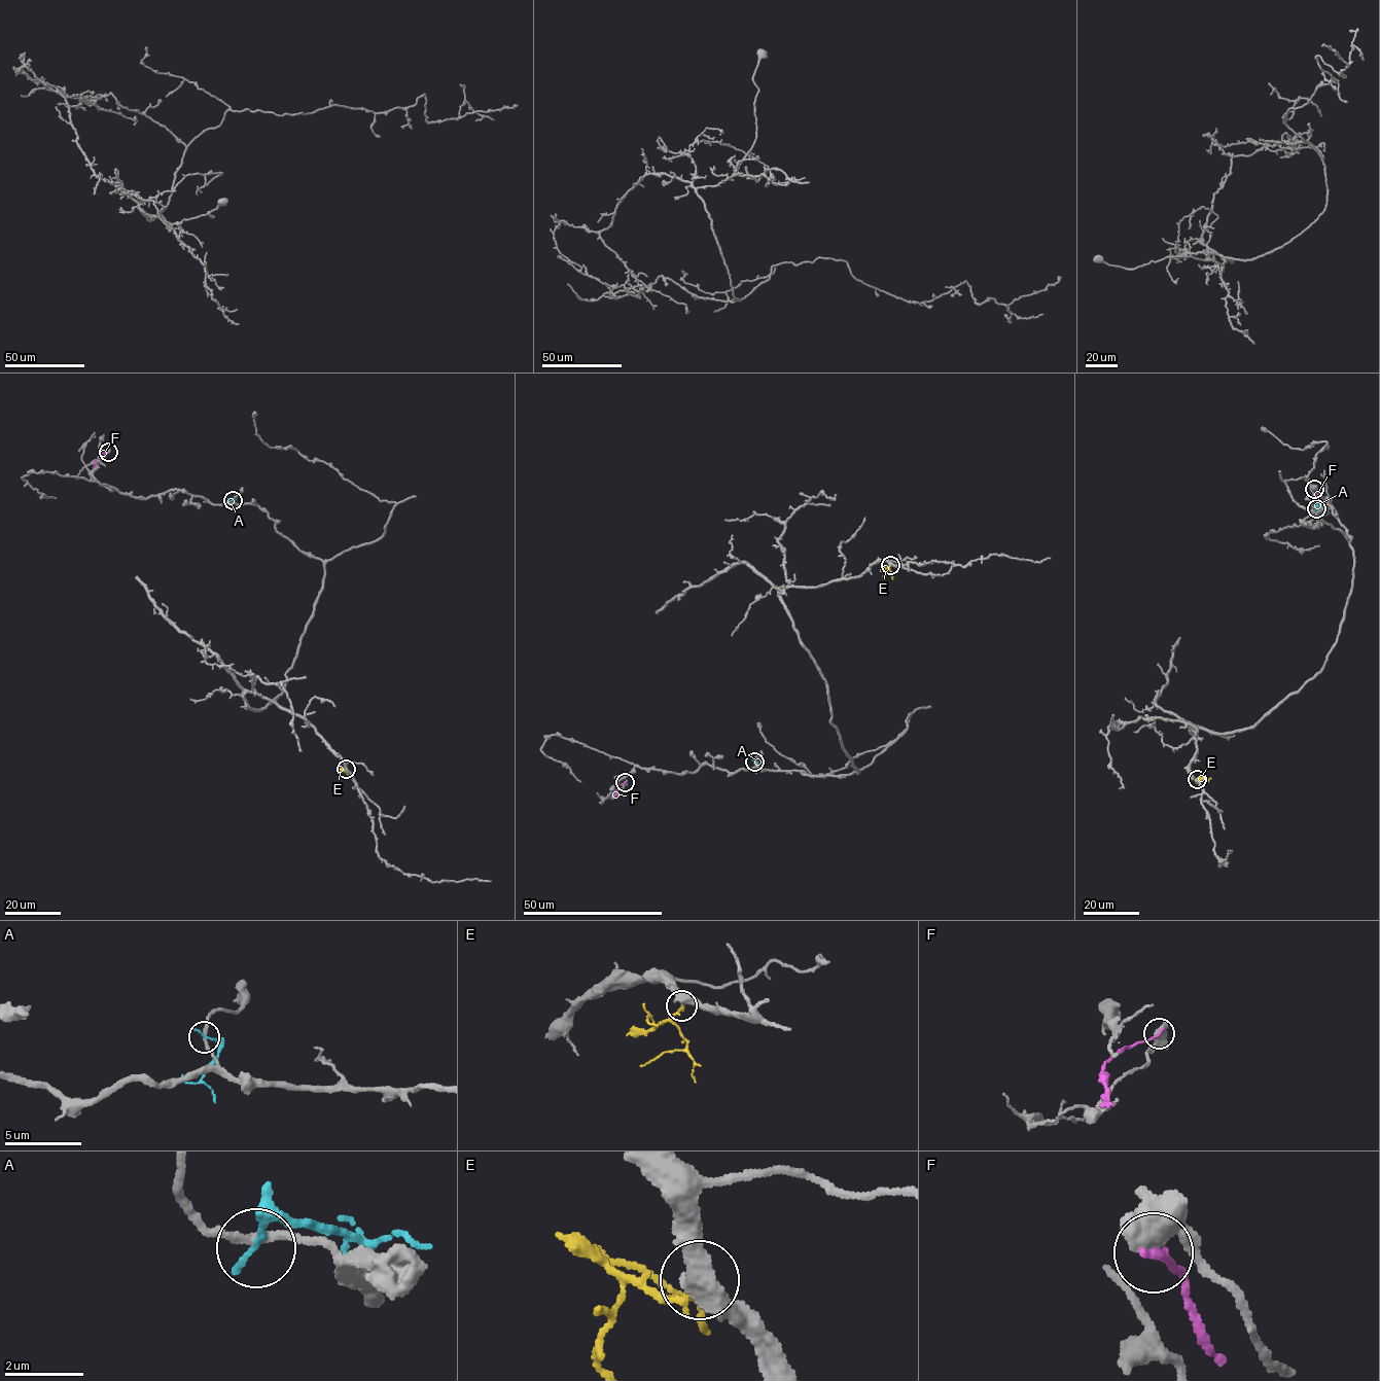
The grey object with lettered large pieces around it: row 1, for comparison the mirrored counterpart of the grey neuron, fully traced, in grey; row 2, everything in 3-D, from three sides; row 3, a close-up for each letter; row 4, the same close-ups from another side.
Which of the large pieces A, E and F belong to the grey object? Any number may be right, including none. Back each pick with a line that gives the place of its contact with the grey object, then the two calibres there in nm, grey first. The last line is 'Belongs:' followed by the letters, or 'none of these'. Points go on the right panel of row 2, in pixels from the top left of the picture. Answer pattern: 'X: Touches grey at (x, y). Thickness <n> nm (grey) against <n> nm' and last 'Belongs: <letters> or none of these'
E: Touches grey at (1197, 779). Thickness 420 nm (grey) against 220 nm
Belongs: E

